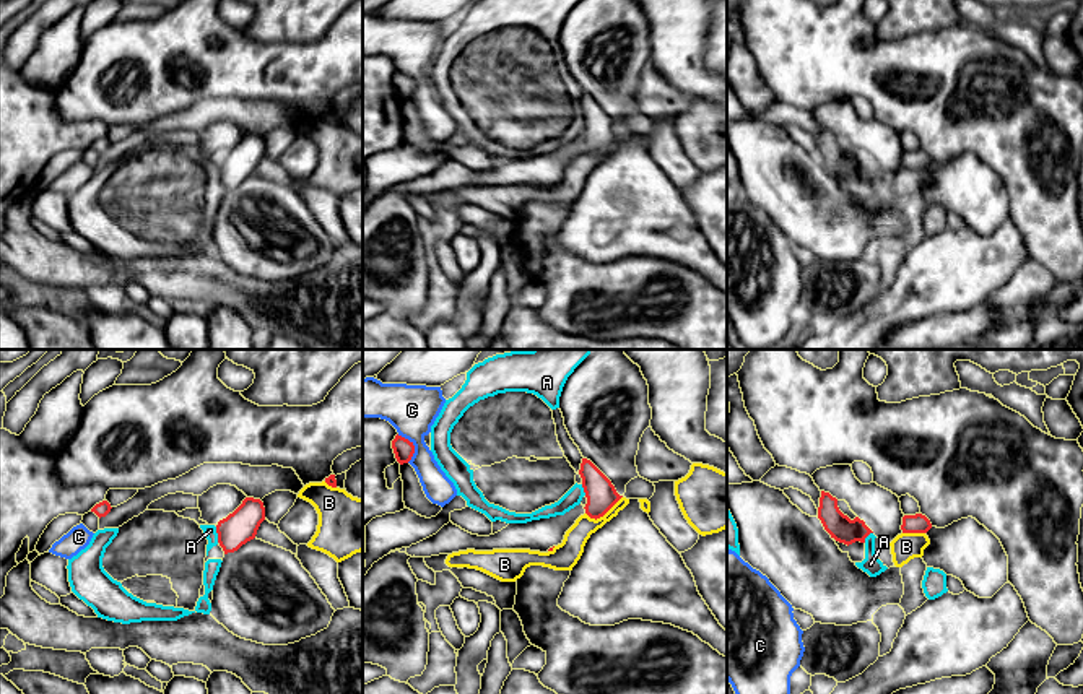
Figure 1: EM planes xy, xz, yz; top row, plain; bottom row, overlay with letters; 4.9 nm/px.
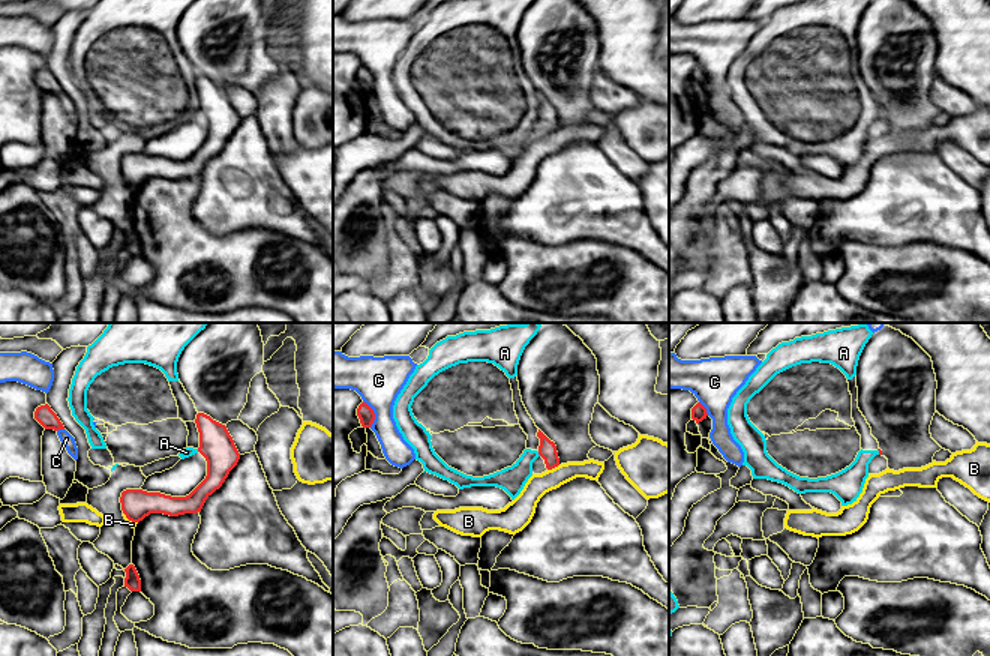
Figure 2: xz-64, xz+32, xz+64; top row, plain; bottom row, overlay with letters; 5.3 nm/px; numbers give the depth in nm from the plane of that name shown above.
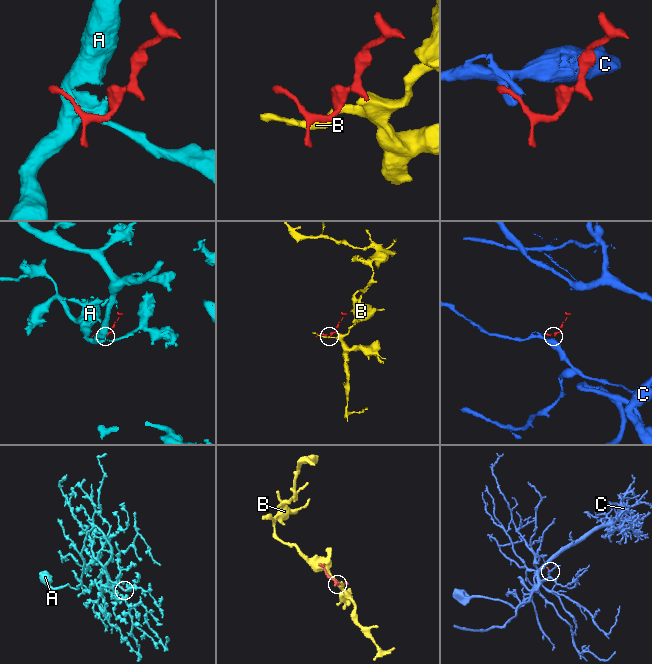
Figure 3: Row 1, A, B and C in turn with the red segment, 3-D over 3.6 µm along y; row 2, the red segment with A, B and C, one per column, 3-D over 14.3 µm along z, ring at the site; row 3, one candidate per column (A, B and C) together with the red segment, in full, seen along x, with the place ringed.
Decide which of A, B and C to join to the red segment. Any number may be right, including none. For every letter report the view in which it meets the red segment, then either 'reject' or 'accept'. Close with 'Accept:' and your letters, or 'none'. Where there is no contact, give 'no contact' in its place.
A: meets red in xy; reject
B: meets red in xz; reject
C: meets red in xz; reject
Accept: none

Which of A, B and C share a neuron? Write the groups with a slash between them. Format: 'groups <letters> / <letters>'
groups A / B / C

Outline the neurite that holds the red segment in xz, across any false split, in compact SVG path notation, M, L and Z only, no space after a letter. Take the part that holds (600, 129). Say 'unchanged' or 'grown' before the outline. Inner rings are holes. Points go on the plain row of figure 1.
unchanged; M582 94L579 111L587 133L584 145L590 154L603 153L623 133L590 96Z

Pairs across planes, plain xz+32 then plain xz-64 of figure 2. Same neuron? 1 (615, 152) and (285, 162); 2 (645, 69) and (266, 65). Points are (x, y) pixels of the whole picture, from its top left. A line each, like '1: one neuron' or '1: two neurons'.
1: two neurons
2: two neurons

